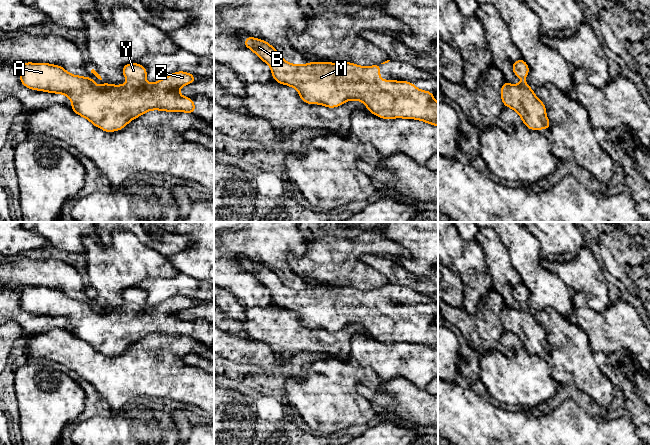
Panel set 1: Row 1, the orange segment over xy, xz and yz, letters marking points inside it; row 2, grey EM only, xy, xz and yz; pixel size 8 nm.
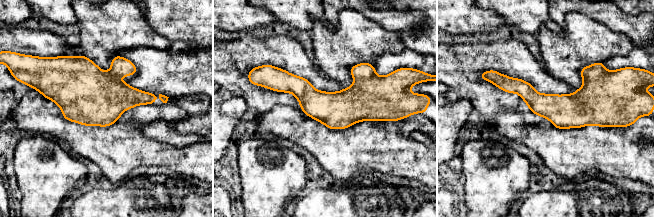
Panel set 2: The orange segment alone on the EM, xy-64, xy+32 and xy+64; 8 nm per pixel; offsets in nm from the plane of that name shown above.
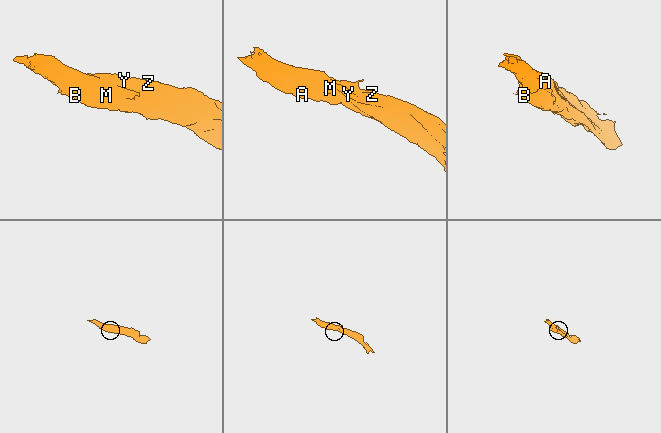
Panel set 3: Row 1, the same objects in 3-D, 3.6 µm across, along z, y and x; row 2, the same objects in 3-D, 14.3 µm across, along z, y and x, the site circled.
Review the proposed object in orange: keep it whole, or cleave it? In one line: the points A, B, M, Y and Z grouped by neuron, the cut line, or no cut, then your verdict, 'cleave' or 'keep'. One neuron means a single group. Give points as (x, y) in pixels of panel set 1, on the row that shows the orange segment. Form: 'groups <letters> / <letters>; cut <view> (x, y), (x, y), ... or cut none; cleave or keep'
groups A B M Y Z; cut none; keep

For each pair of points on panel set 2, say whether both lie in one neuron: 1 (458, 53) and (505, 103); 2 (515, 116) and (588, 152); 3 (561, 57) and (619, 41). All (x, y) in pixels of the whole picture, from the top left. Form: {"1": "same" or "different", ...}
{"1": "same", "2": "same", "3": "same"}

